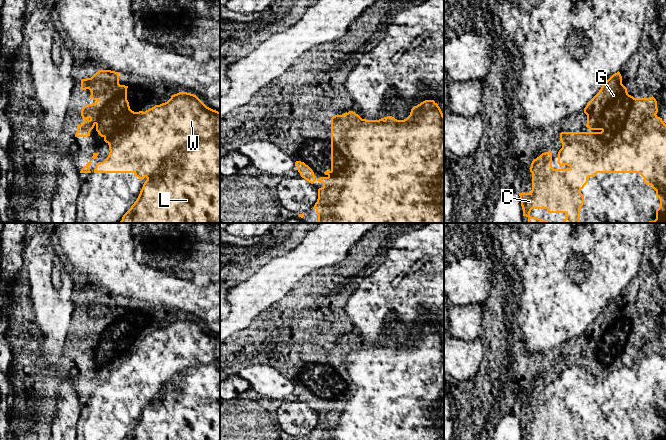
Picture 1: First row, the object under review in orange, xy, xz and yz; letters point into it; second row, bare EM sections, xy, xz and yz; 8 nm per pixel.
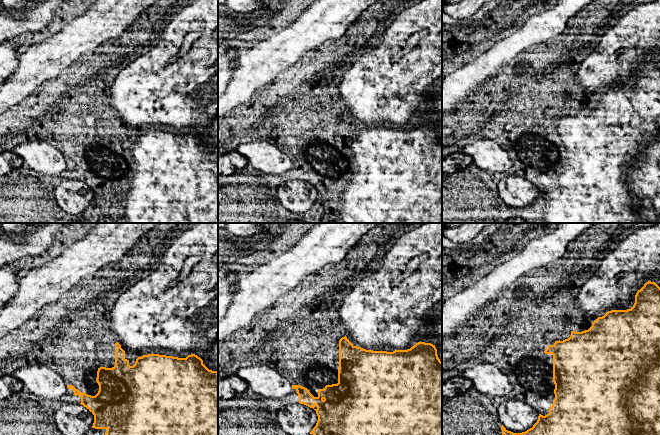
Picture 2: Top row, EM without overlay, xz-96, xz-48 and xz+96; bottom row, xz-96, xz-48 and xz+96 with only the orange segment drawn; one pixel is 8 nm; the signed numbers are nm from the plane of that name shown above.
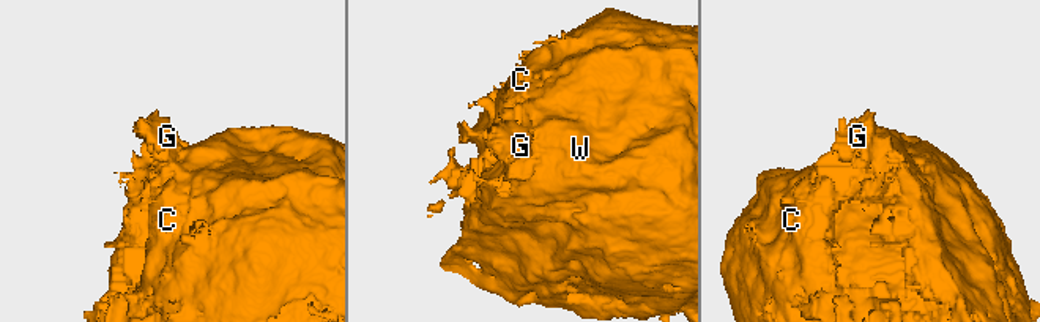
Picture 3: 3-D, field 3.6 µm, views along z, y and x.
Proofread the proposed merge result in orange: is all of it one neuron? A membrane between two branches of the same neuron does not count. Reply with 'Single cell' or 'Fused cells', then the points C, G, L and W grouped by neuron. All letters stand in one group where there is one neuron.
Fused cells. Groups: C L W / G

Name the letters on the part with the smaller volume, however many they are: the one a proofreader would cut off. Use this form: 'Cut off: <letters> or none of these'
Cut off: G

